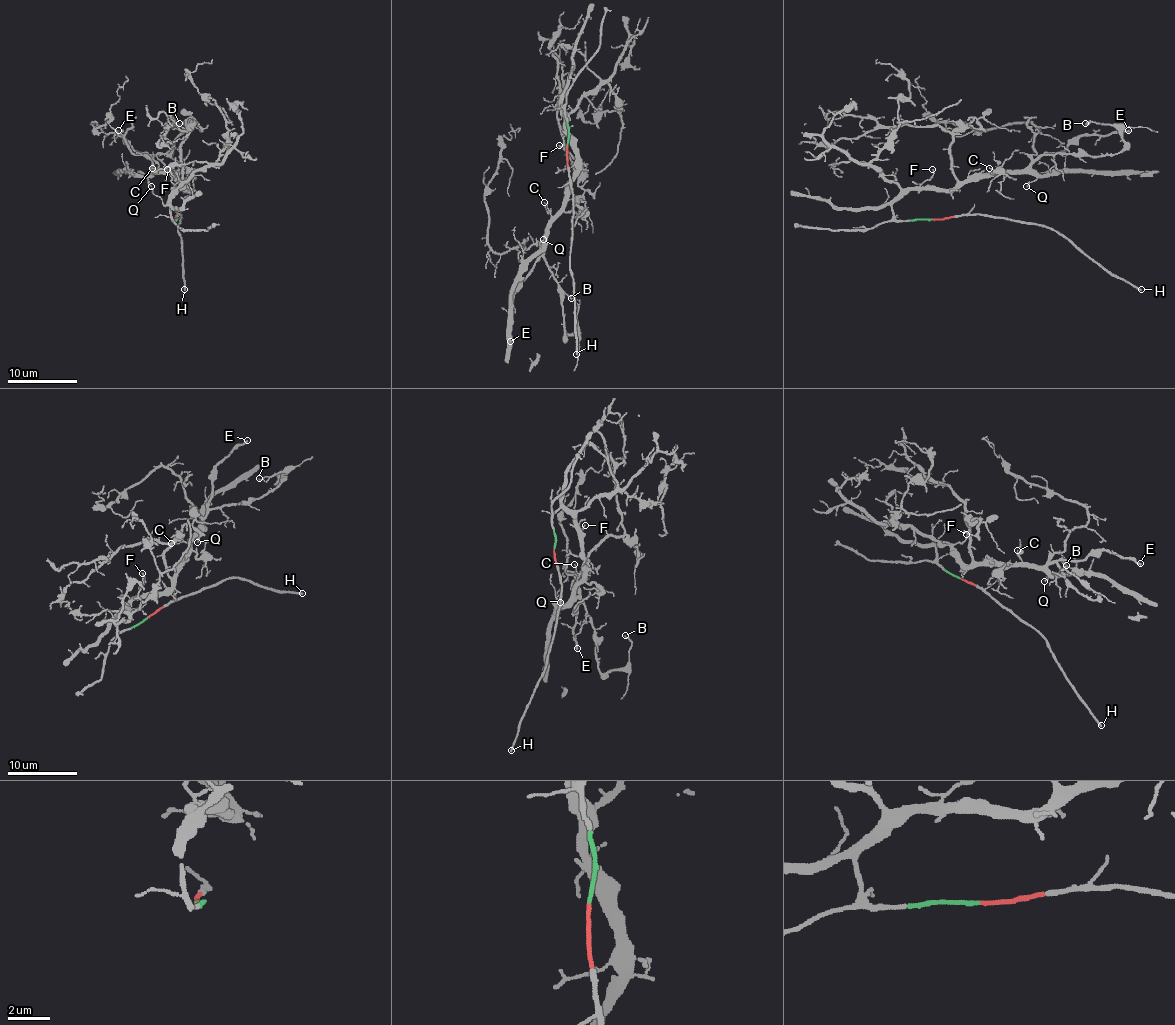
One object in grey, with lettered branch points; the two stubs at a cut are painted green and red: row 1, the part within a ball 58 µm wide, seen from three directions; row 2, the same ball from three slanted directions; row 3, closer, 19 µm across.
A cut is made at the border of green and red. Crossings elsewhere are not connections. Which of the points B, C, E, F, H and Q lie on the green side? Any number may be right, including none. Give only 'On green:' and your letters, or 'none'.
On green: B, C, E, F, Q

